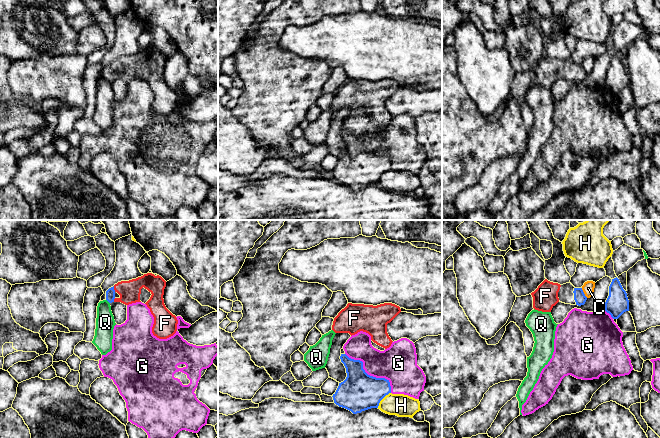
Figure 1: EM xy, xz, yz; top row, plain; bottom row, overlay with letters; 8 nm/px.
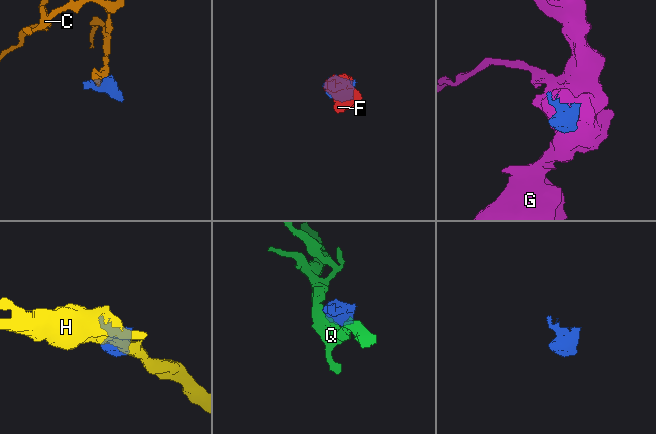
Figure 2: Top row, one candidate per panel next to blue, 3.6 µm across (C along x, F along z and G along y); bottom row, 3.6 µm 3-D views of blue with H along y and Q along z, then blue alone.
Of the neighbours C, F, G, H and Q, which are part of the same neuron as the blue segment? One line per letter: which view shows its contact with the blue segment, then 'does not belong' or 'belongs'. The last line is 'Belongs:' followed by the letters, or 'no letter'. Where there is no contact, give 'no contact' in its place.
C: meets blue in yz; does not belong
F: meets blue in xy; belongs
G: meets blue in xz; does not belong
H: meets blue in xz; does not belong
Q: meets blue in xy; does not belong
Belongs: F

